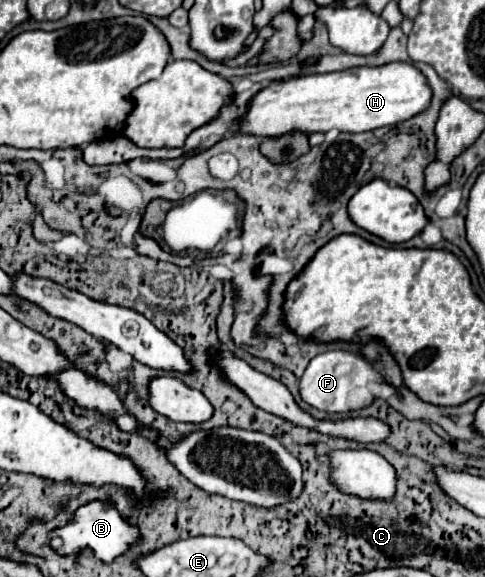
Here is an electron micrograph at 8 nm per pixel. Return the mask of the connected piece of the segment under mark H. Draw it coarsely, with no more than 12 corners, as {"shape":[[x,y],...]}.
{"shape":[[405,61],[273,81],[241,131],[373,131],[423,113]]}

